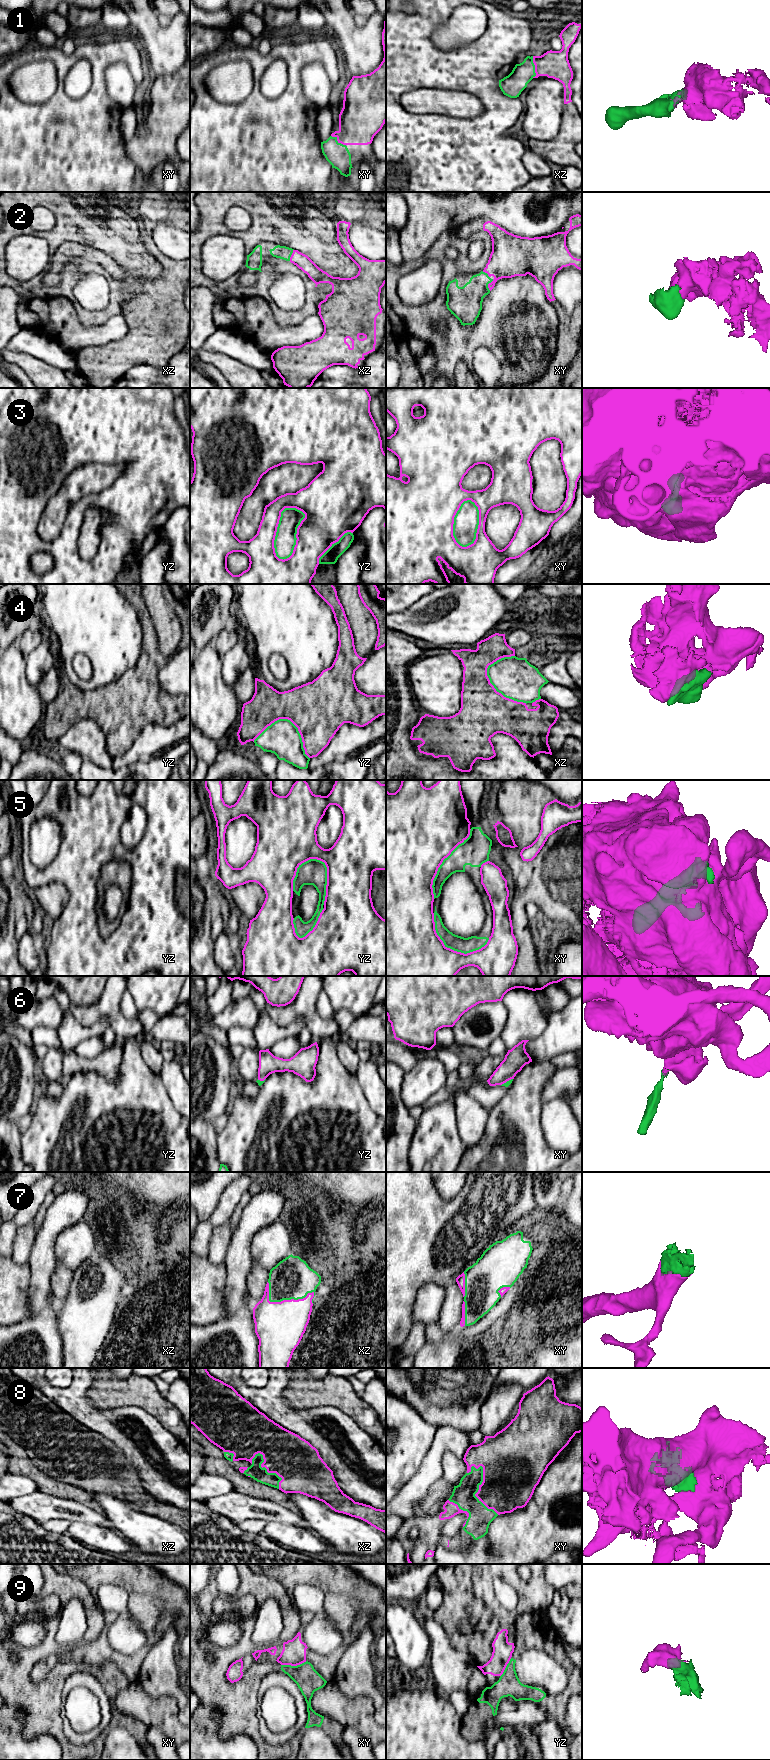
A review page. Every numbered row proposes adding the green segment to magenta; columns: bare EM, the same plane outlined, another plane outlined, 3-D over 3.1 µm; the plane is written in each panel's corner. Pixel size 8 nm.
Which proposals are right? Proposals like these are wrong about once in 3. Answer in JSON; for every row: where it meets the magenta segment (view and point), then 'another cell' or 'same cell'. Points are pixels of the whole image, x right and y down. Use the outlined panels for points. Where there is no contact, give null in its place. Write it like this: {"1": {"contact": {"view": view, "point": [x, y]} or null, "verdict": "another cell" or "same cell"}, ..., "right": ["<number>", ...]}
{"1": {"contact": {"view": "xz", "point": [535, 67]}, "verdict": "same cell"}, "2": {"contact": {"view": "xy", "point": [488, 285]}, "verdict": "same cell"}, "3": {"contact": {"view": "yz", "point": [296, 534]}, "verdict": "another cell"}, "4": {"contact": {"view": "xz", "point": [498, 692]}, "verdict": "another cell"}, "5": {"contact": {"view": "yz", "point": [327, 877]}, "verdict": "another cell"}, "6": {"contact": {"view": "xy", "point": [506, 1081]}, "verdict": "same cell"}, "7": {"contact": {"view": "xz", "point": [287, 1300]}, "verdict": "same cell"}, "8": {"contact": {"view": "xy", "point": [479, 1488]}, "verdict": "same cell"}, "9": {"contact": {"view": "xy", "point": [293, 1665]}, "verdict": "another cell"}, "right": ["1", "2", "6", "7", "8"]}

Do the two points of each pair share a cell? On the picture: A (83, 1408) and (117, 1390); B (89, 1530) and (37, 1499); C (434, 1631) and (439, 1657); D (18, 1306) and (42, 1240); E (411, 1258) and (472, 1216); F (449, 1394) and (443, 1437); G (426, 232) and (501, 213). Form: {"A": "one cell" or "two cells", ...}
{"A": "two cells", "B": "two cells", "C": "one cell", "D": "two cells", "E": "one cell", "F": "two cells", "G": "one cell"}

